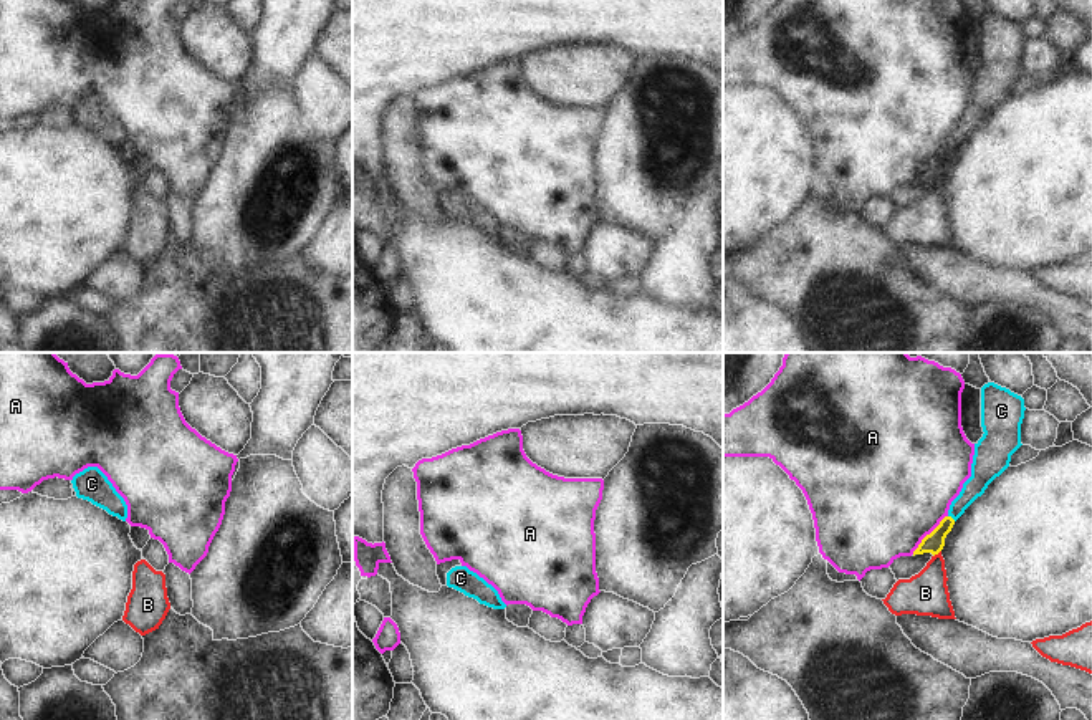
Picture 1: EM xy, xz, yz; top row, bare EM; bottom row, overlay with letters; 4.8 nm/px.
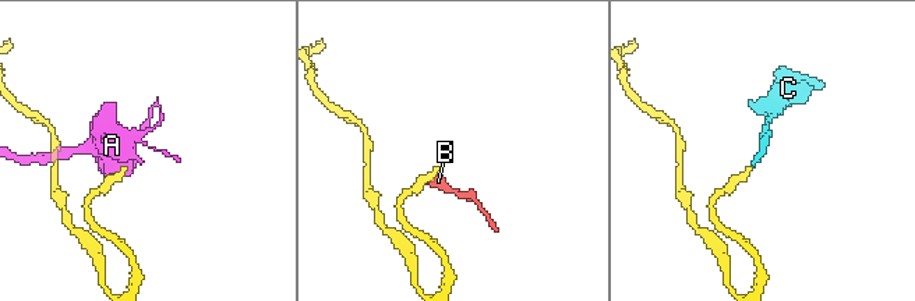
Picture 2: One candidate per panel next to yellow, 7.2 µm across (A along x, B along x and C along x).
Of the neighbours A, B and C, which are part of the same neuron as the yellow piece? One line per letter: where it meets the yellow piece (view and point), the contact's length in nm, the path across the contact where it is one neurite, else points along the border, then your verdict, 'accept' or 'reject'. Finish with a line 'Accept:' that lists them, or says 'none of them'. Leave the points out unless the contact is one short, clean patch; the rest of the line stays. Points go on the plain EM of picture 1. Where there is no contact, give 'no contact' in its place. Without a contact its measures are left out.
A: yz (927, 164) | 260 nm | reject
B: yz (937, 182) | 50 nm | along yz (940, 179), (933, 186) | reject
C: yz (950, 146) | 50 nm | across yz (933, 172), (950, 146), (981, 106) | accept
Accept: C

